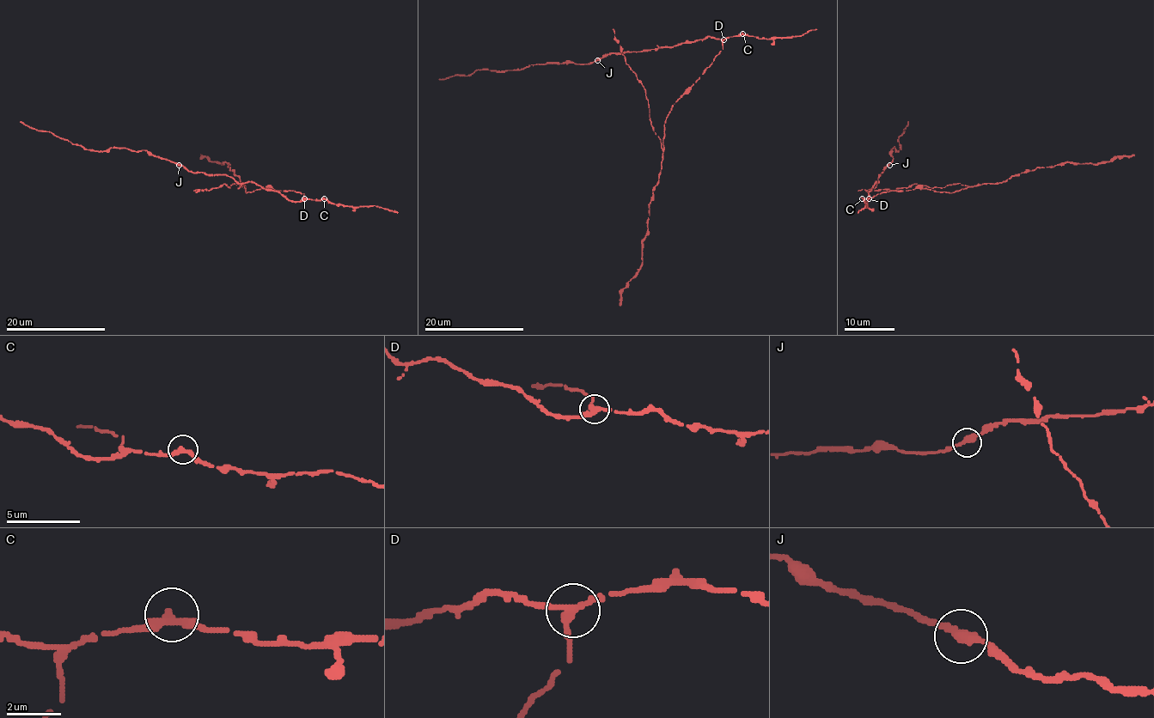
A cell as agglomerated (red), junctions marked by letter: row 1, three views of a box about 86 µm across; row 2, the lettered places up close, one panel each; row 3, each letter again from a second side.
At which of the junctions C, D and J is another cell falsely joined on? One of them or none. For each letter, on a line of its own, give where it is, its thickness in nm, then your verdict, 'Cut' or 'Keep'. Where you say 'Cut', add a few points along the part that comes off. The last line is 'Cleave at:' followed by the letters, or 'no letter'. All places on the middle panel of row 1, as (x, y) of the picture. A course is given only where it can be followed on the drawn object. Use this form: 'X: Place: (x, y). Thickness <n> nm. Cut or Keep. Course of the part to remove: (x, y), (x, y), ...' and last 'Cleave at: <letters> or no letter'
C: Place: (742, 33). Thickness 320 nm. Keep
D: Place: (723, 39). Thickness 320 nm. Cut. Course of the part to remove: (723, 39), (723, 49), (678, 99), (666, 118), (659, 176), (652, 191), (642, 265), (623, 289), (619, 306)
J: Place: (597, 60). Thickness 320 nm. Keep
Cleave at: D

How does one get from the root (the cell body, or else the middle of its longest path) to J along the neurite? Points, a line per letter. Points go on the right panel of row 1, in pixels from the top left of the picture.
J: (868, 199), (865, 201), (879, 174), (889, 165)

